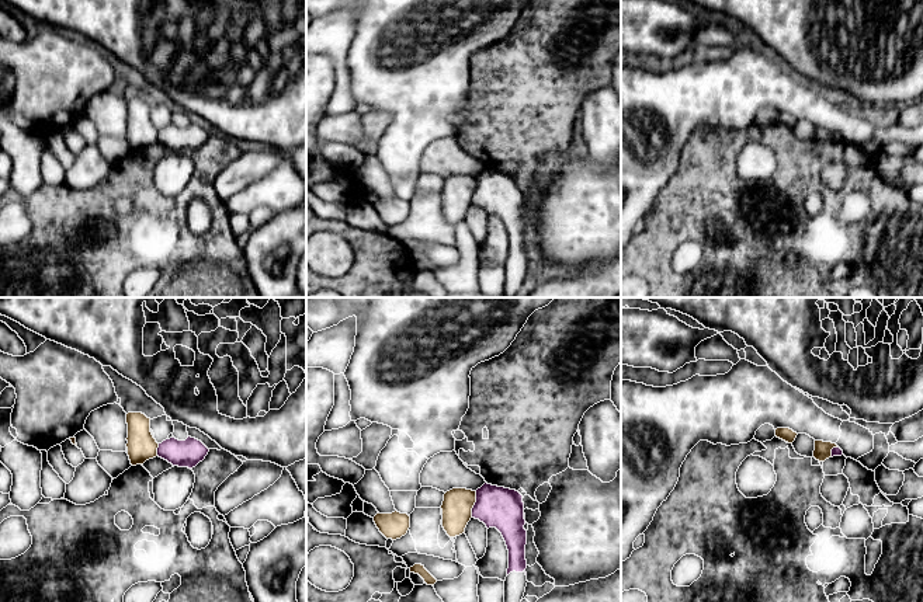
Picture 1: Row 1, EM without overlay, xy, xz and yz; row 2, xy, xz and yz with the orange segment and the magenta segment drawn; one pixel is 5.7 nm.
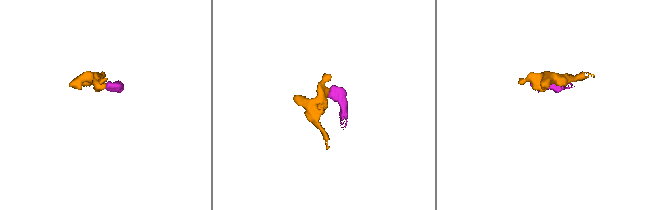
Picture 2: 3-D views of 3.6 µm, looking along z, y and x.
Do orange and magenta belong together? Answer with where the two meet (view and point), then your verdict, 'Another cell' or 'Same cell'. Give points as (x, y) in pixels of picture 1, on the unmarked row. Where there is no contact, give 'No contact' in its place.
Touches orange at xz (474, 190). Another cell

